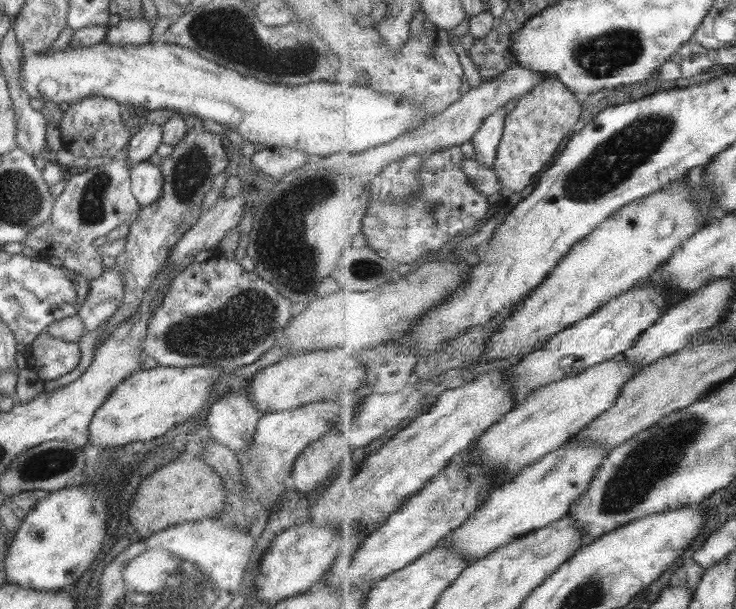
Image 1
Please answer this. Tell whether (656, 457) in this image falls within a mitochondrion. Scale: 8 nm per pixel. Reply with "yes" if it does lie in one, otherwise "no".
yes

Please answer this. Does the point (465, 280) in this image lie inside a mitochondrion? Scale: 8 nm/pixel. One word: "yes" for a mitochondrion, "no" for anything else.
no

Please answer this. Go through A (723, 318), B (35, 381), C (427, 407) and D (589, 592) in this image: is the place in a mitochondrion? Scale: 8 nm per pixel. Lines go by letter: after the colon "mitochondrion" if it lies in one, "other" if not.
A: other
B: other
C: other
D: mitochondrion

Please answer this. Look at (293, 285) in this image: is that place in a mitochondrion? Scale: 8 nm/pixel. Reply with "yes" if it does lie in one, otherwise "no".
yes

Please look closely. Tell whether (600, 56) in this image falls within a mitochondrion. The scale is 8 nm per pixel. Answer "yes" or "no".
yes

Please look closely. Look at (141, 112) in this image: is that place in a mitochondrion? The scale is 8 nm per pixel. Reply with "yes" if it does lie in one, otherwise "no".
no

